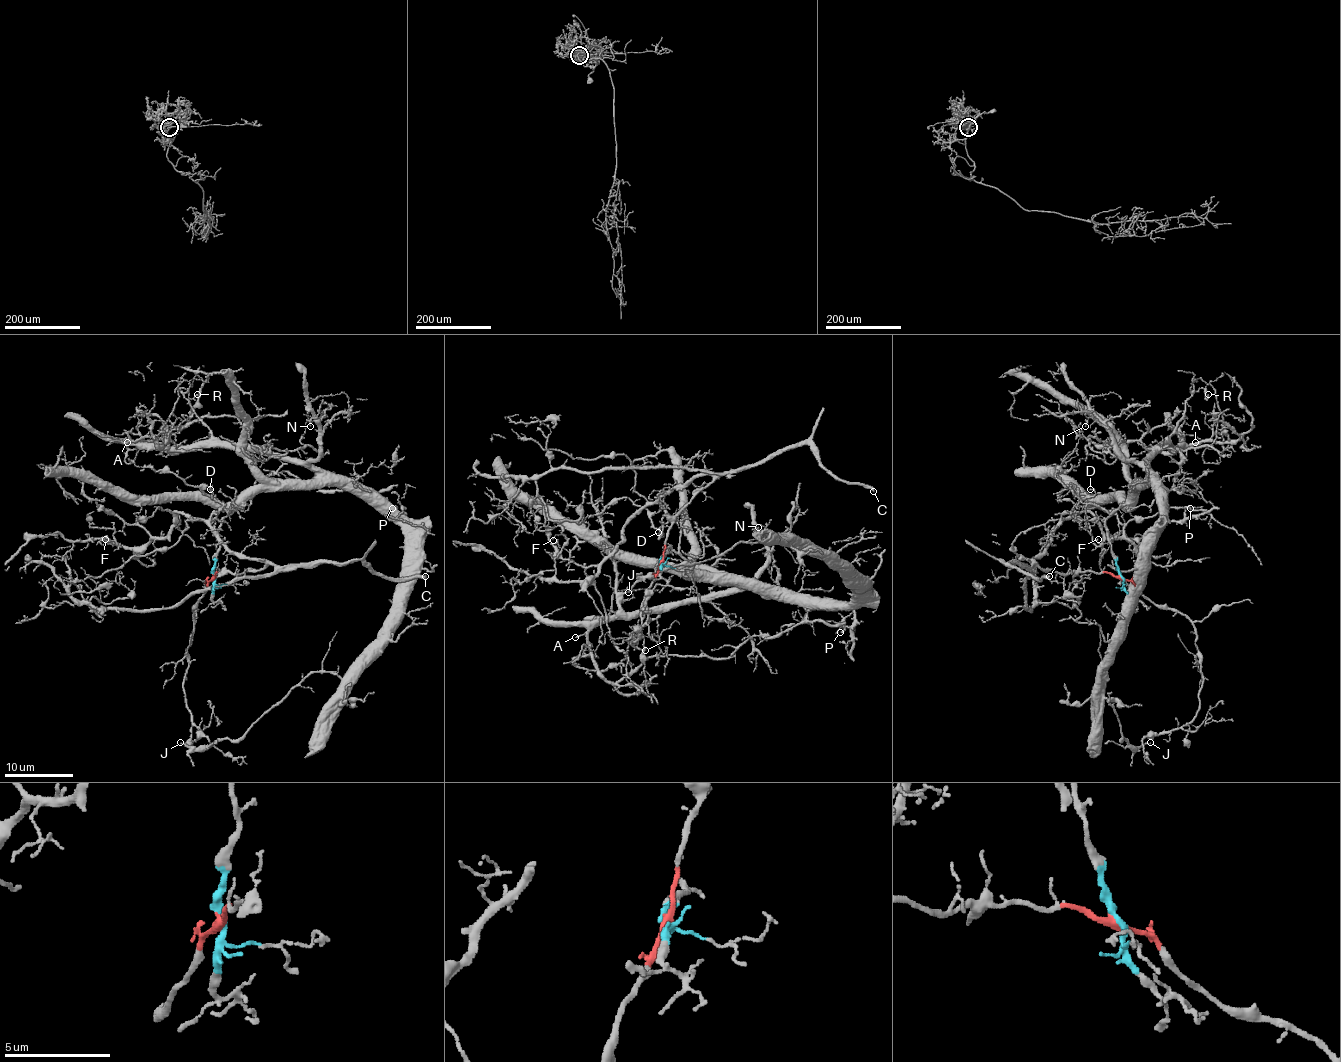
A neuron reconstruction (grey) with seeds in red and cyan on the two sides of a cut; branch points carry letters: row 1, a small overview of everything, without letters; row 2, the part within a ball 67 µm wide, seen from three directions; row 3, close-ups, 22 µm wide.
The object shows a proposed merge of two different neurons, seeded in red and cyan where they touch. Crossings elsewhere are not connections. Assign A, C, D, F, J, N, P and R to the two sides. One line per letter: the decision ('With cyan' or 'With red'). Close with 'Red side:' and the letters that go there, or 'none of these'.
A: With cyan
C: With red
D: With red
F: With red
J: With cyan
N: With cyan
P: With cyan
R: With cyan
Red side: C, D, F

